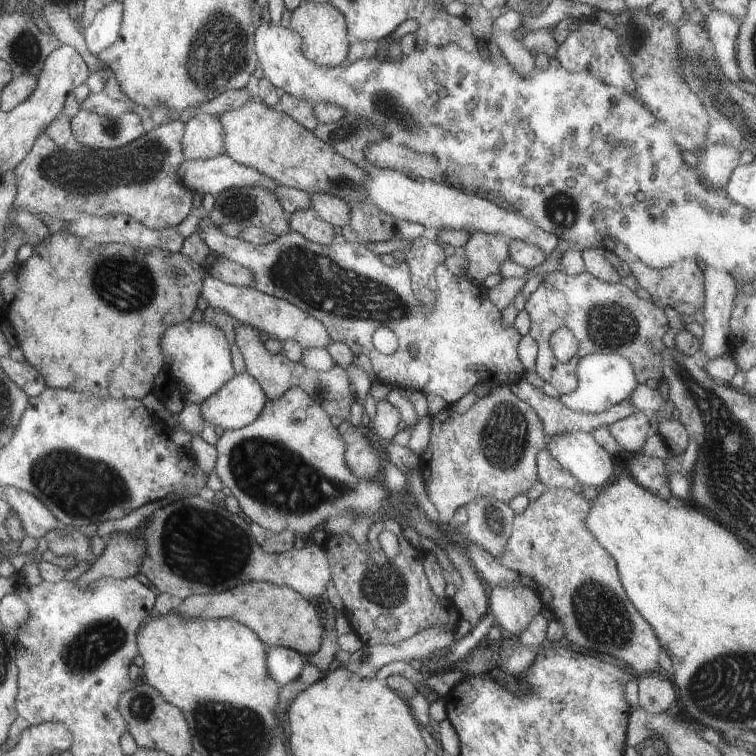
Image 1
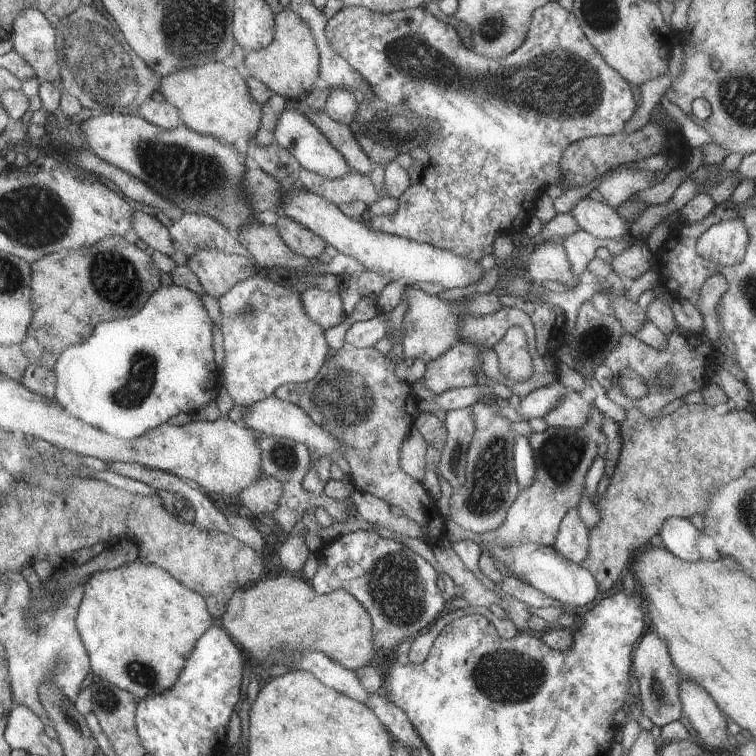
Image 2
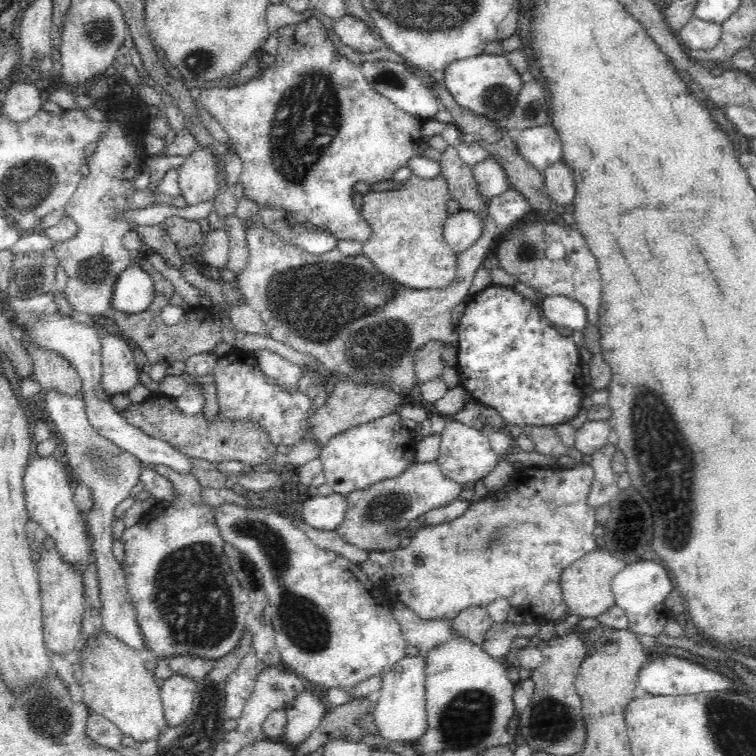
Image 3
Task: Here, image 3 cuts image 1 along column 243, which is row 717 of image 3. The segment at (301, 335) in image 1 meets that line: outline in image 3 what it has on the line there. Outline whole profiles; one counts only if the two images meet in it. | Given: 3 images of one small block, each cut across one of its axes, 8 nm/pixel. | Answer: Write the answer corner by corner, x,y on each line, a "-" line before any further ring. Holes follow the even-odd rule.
306,687
285,710
287,724
282,741
295,750
321,724
329,709
321,694

